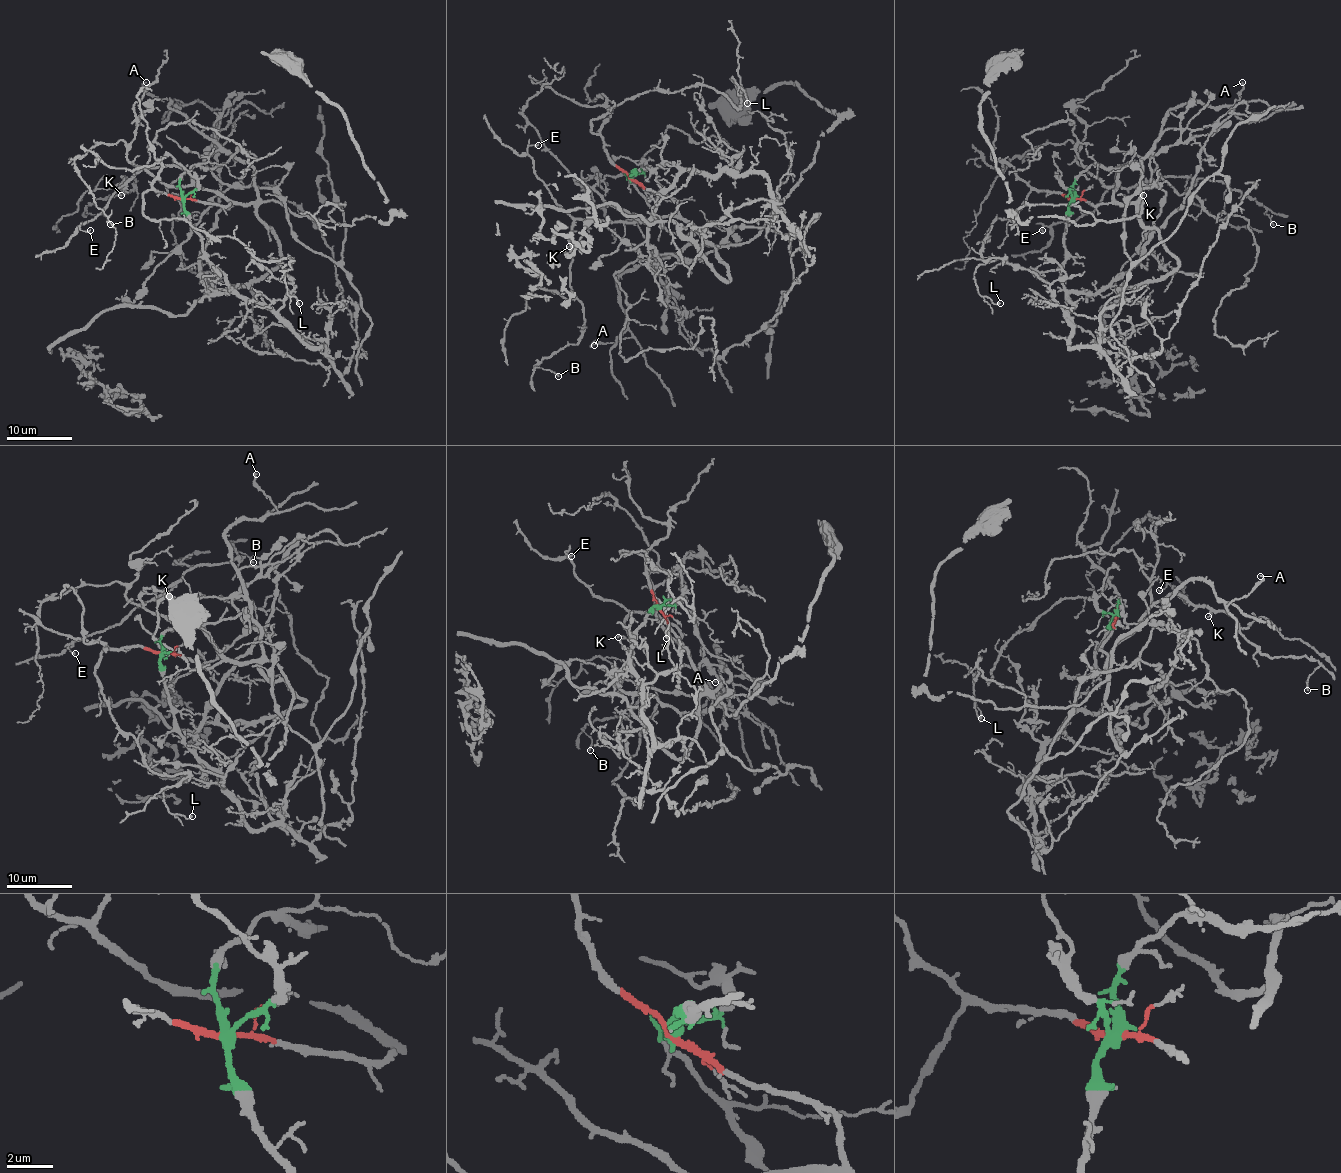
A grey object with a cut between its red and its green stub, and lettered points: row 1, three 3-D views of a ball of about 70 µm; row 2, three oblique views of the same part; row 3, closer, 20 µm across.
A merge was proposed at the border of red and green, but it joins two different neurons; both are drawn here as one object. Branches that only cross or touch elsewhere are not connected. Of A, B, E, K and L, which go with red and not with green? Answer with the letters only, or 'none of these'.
A, B, E, K, L

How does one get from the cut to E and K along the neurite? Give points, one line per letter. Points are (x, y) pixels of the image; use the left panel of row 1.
E: (181, 198), (229, 203), (180, 167), (153, 166), (139, 169), (103, 212), (80, 226), (89, 230)
K: (181, 198), (229, 203), (203, 189), (180, 167), (144, 167), (122, 189), (122, 182), (121, 195)

